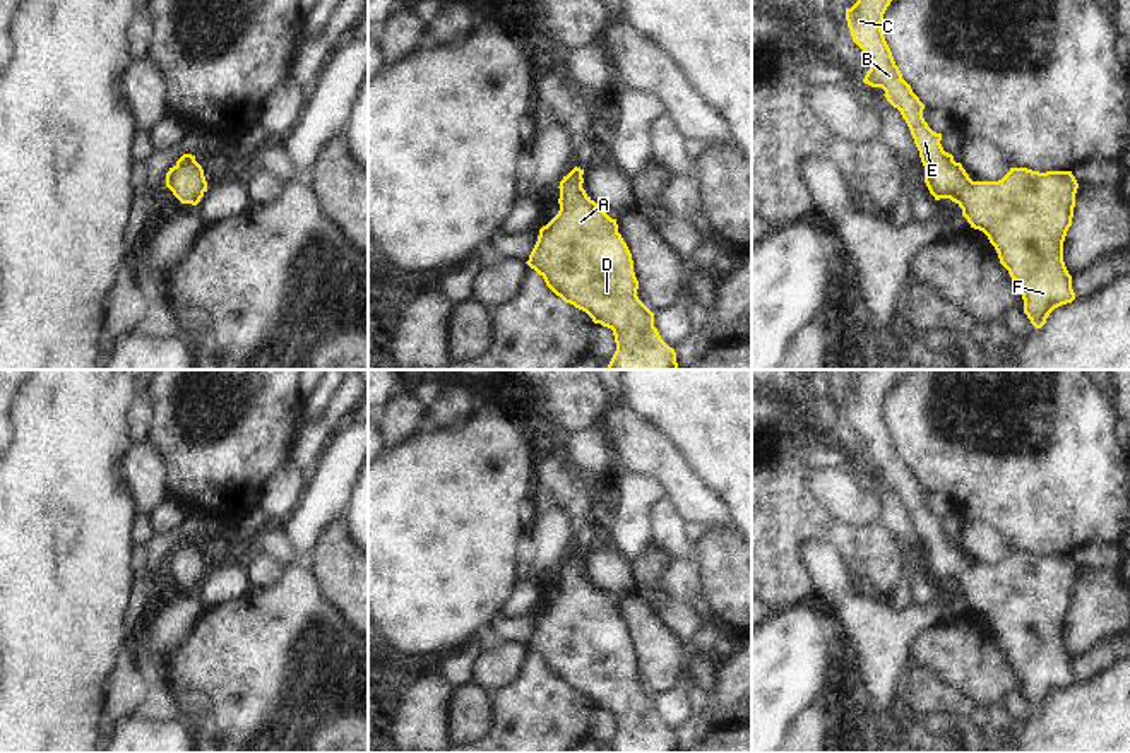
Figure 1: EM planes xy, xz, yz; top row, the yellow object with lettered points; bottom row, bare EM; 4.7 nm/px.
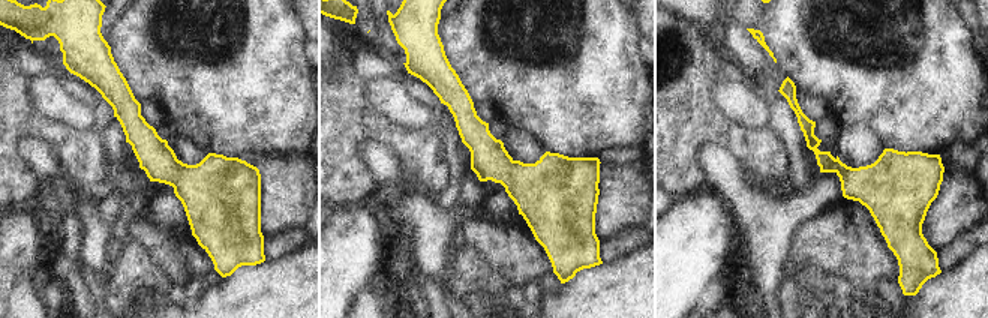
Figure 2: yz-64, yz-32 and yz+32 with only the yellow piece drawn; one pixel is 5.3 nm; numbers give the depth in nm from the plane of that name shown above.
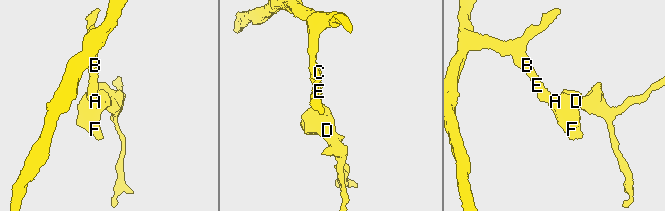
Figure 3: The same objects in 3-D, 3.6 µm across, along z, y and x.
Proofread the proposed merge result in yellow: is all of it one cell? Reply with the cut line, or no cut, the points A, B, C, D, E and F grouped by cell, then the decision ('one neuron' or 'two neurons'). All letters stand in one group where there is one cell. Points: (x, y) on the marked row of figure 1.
no cut | A B C D E F | one neuron

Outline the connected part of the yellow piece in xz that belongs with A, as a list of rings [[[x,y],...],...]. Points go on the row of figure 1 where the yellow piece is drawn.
[[[574,168],[560,181],[560,210],[539,229],[526,262],[565,303],[586,311],[594,323],[613,330],[616,351],[608,370],[680,370],[676,353],[654,327],[654,313],[639,299],[632,253],[611,219],[582,188],[584,169]]]

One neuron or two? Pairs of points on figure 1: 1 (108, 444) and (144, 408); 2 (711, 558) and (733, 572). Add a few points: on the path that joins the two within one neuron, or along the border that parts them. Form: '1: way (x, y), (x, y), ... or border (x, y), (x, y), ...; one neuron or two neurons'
1: border (136, 396), (129, 409), (132, 442); two neurons
2: way (716, 558), (728, 567); one neuron

